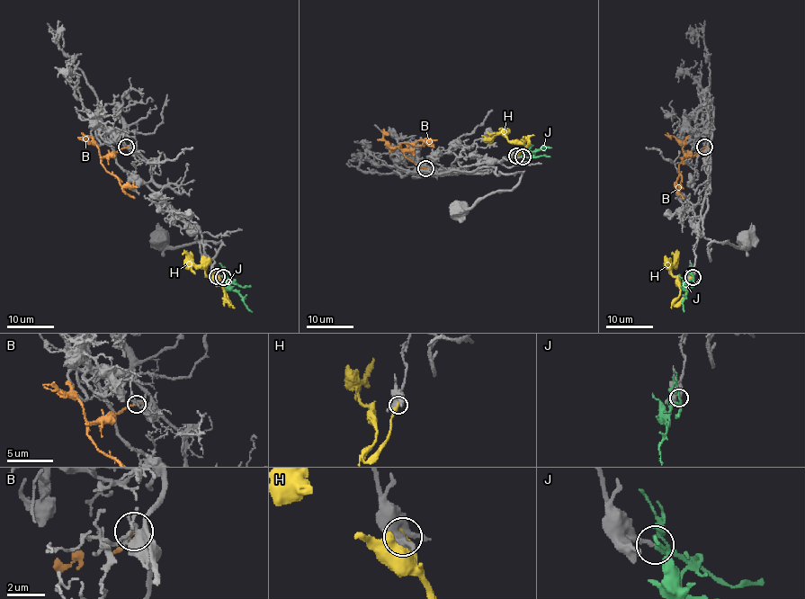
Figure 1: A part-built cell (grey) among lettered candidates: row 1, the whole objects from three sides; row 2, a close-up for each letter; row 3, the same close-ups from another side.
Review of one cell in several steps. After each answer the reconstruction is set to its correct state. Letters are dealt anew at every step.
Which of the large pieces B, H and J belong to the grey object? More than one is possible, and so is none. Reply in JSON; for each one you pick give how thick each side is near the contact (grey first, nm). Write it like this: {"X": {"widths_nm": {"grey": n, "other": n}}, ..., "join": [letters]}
{"J": {"widths_nm": {"grey": 240, "other": 150}}, "join": ["J"]}

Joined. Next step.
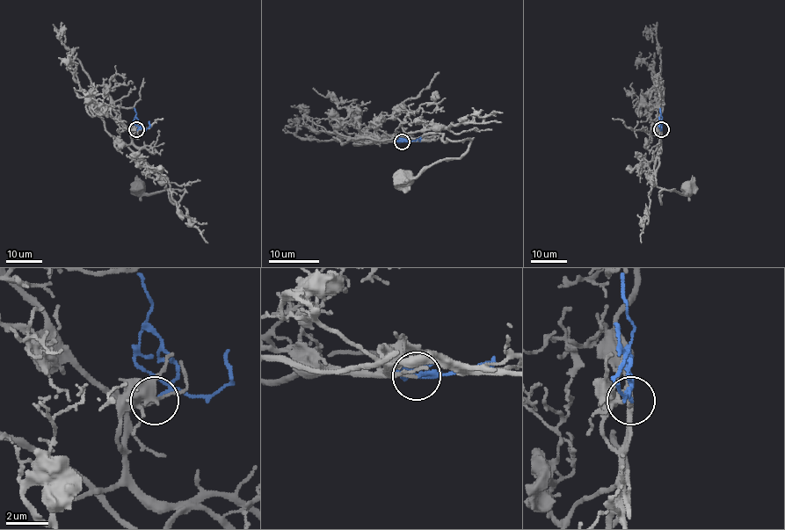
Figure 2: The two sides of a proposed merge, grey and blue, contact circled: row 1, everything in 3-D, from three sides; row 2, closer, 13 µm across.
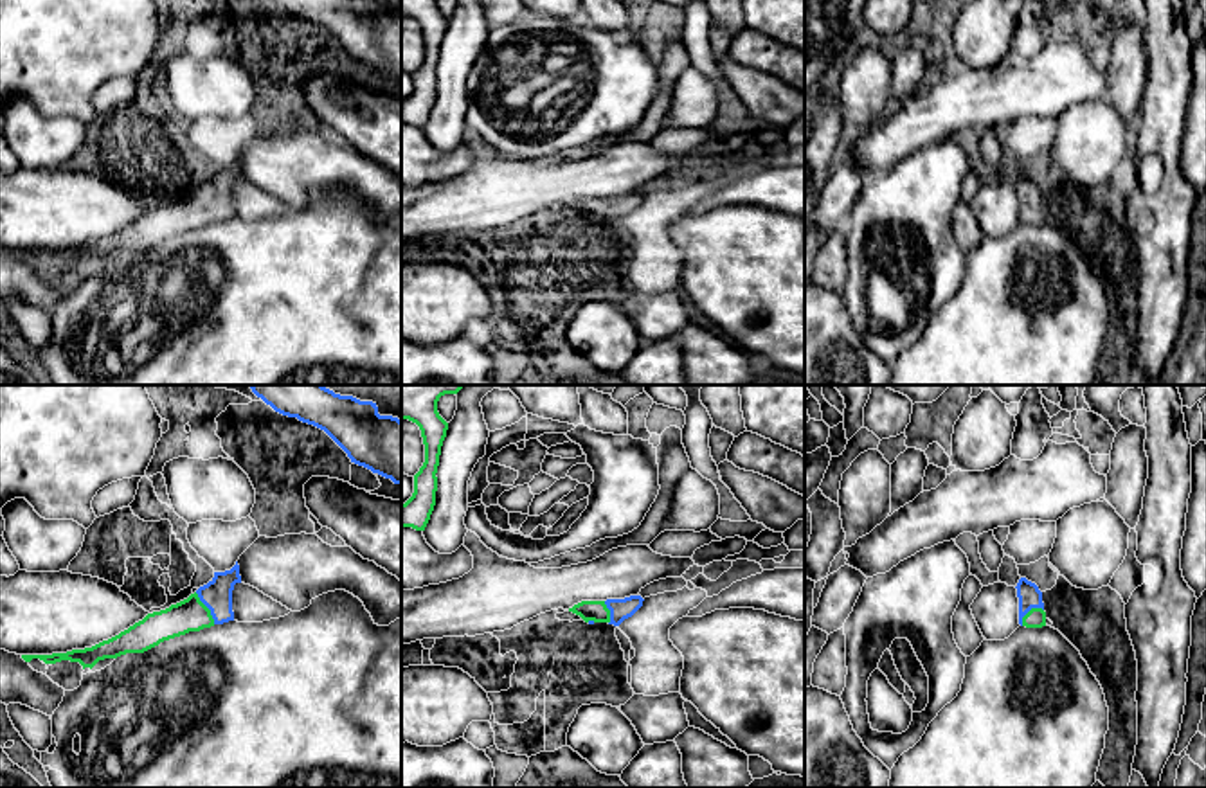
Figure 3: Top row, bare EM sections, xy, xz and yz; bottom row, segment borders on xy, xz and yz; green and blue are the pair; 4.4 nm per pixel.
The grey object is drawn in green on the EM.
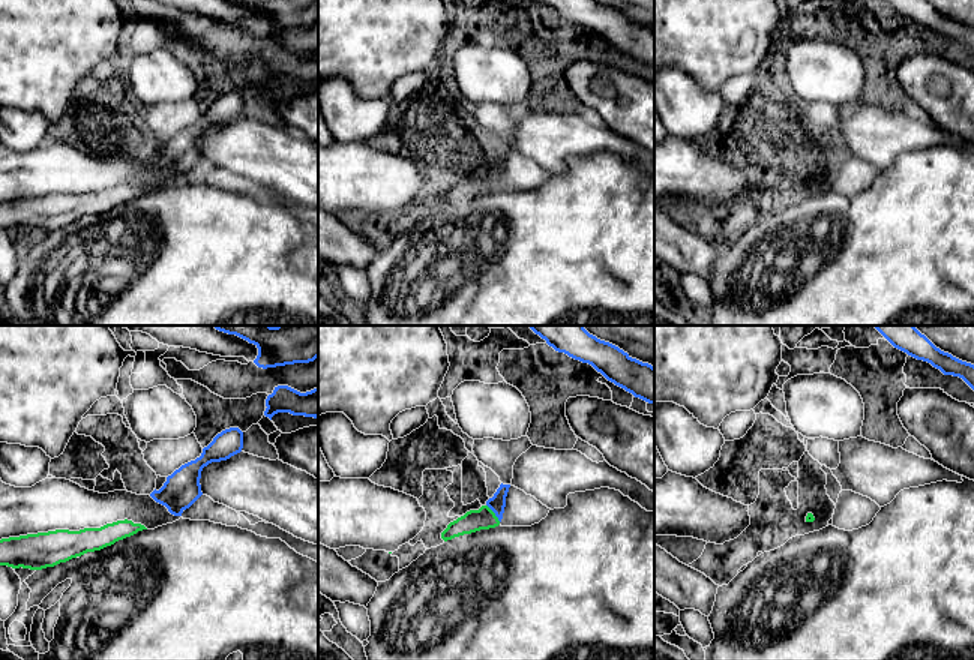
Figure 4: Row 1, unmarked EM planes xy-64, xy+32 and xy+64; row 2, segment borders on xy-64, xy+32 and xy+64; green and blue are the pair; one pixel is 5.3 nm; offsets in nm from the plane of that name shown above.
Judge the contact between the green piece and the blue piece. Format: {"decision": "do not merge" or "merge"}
{"decision": "merge"}

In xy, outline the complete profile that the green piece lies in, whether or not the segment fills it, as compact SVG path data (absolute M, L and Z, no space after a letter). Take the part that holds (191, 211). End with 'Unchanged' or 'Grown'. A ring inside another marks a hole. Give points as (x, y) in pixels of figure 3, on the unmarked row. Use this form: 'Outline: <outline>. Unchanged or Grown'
Outline: M238 158L230 167L214 169L214 175L187 196L171 201L166 207L148 210L142 218L108 237L85 246L52 252L22 252L22 255L25 259L40 255L45 261L70 257L79 259L83 266L92 266L104 255L117 255L126 250L144 250L164 237L234 218L232 187L236 180L241 180Z. Grown

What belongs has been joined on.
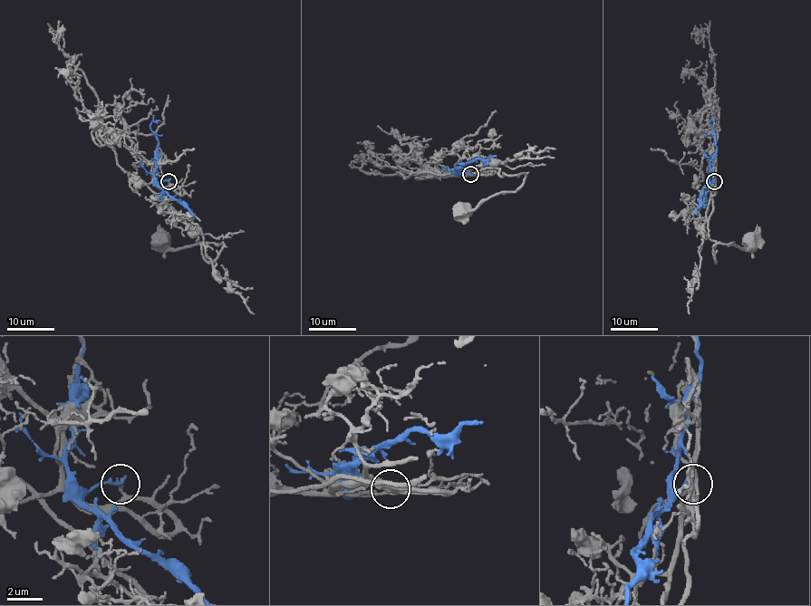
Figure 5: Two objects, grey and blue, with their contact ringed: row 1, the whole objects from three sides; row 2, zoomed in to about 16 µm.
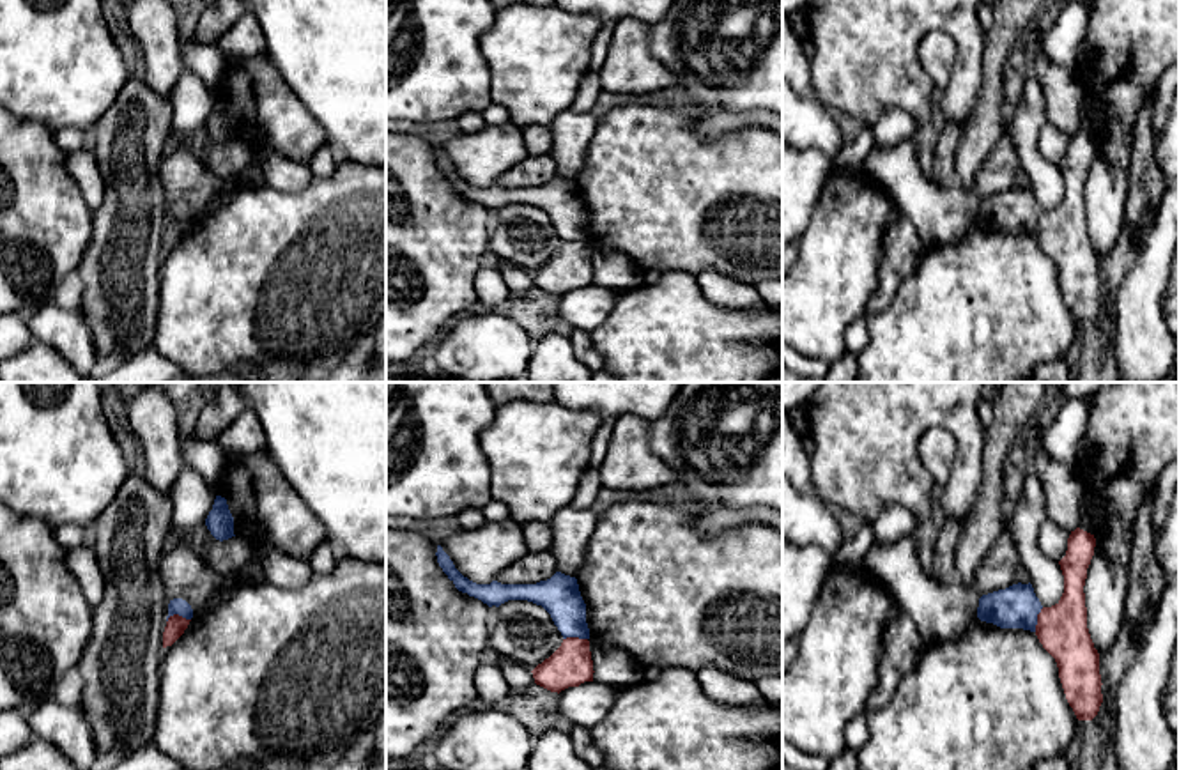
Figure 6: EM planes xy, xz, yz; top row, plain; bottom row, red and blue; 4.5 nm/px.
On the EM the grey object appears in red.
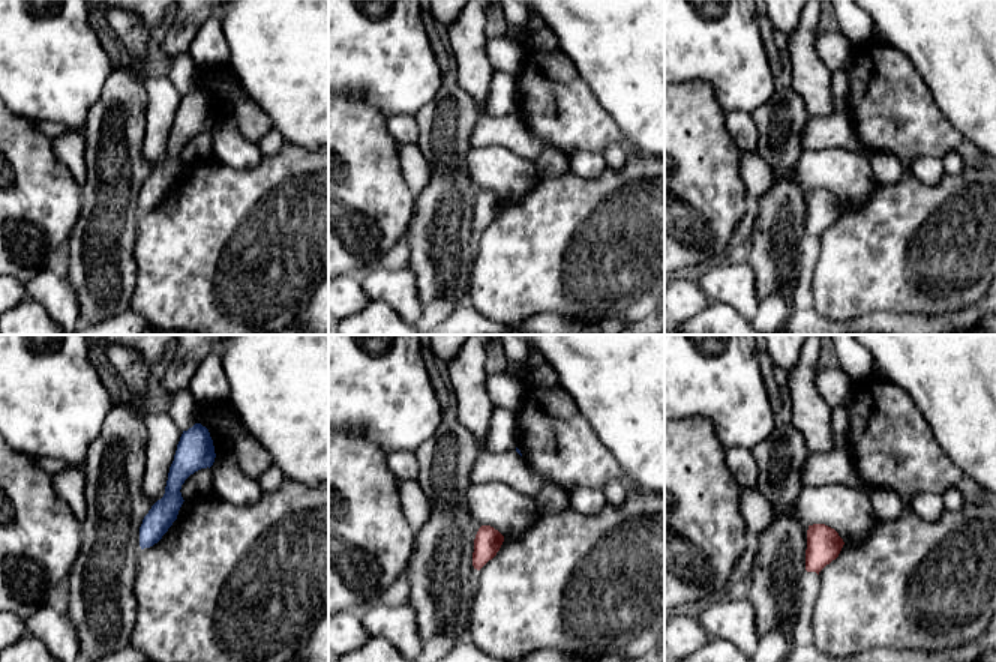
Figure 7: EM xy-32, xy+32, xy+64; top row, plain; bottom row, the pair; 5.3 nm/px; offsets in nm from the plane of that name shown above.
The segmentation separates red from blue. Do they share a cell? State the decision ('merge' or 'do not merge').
do not merge

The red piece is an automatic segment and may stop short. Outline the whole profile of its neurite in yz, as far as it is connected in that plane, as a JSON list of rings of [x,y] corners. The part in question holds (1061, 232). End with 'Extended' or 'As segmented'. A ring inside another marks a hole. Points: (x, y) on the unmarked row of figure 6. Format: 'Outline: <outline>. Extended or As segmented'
Outline: [[[1076,131],[1067,142],[1066,159],[1059,165],[1064,179],[1064,196],[1060,204],[1052,211],[1043,211],[1037,218],[1036,239],[1043,251],[1055,262],[1059,271],[1059,281],[1069,310],[1078,324],[1092,324],[1103,306],[1101,278],[1099,278],[1099,257],[1094,251],[1087,232],[1087,211],[1085,211],[1085,182],[1087,172],[1094,159],[1096,142],[1094,138]]]. As segmented

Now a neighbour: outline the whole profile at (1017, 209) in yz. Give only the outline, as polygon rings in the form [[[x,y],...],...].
[[[1013,188],[979,202],[977,221],[1000,232],[1023,232],[1036,235],[1043,209],[1032,188]]]

